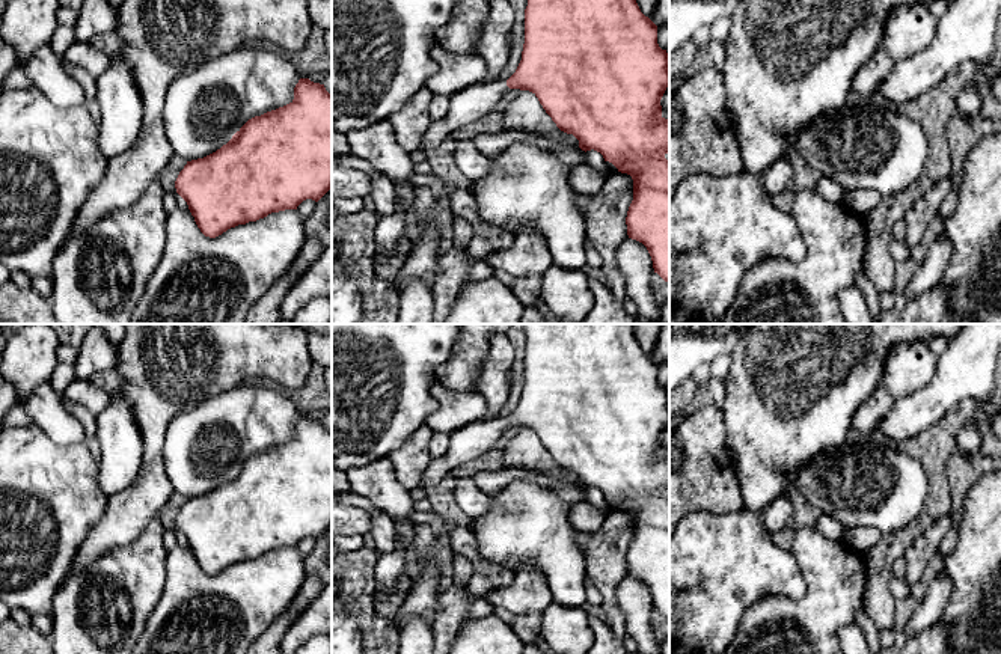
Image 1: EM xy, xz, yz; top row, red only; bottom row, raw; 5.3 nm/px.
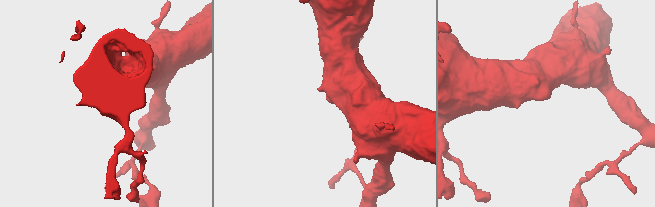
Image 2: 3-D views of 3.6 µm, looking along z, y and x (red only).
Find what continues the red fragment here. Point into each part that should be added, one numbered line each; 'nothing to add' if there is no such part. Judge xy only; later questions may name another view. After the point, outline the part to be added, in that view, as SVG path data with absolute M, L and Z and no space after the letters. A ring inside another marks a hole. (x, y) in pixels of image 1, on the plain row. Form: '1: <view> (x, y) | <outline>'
nothing to add

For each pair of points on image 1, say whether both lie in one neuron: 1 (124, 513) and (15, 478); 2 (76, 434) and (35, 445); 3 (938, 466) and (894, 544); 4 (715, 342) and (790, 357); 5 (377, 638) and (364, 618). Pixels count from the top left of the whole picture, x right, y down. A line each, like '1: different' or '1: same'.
1: different
2: different
3: same
4: different
5: same

